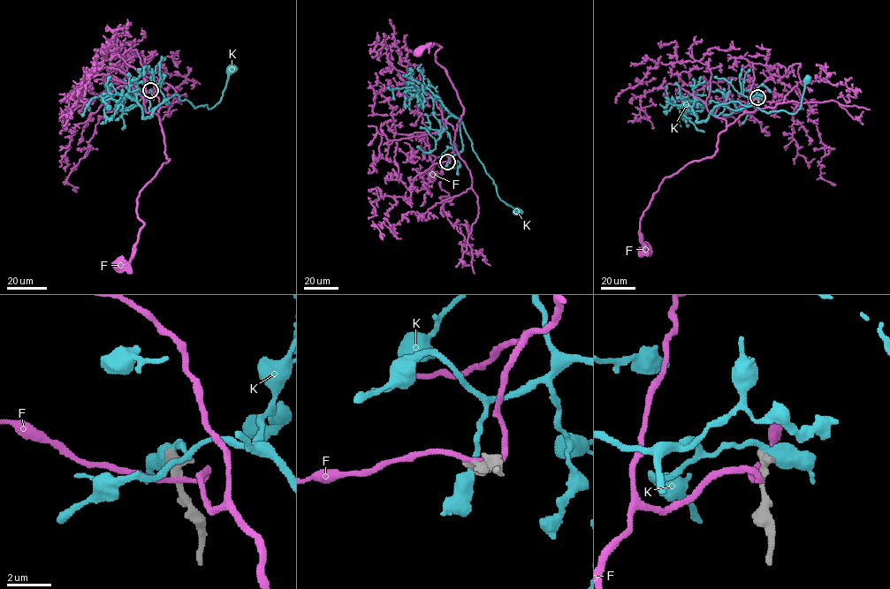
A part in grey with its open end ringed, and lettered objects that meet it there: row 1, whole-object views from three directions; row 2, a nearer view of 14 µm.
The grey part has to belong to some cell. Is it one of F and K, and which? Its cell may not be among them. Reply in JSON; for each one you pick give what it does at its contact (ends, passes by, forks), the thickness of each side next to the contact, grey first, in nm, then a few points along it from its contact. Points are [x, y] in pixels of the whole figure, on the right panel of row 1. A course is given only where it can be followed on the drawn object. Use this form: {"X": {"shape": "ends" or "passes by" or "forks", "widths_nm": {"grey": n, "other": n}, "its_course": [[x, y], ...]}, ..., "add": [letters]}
{"add": []}

